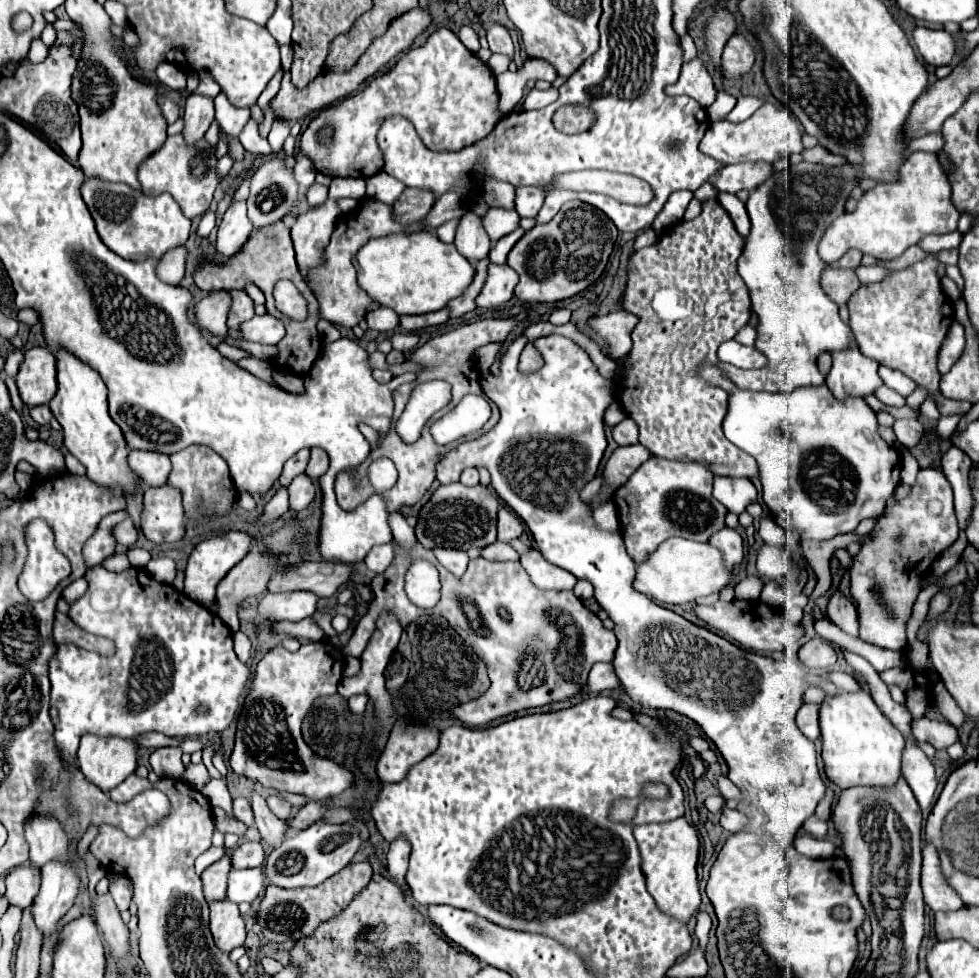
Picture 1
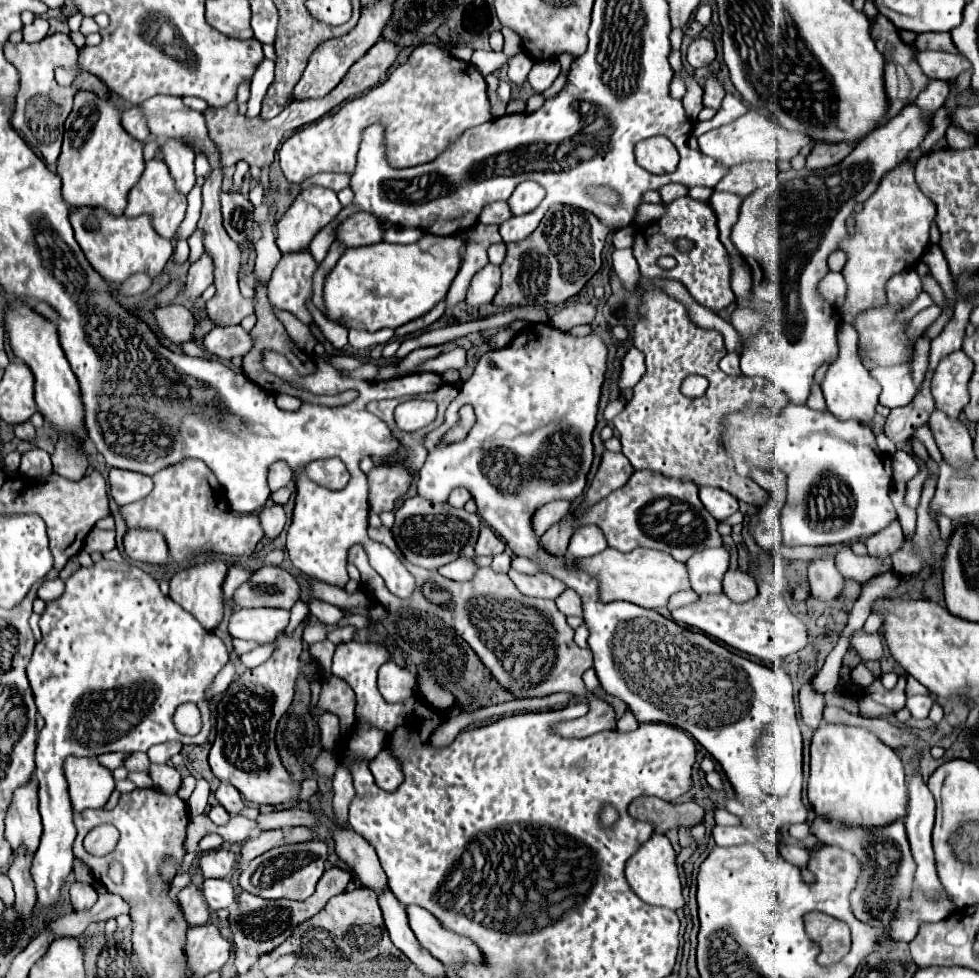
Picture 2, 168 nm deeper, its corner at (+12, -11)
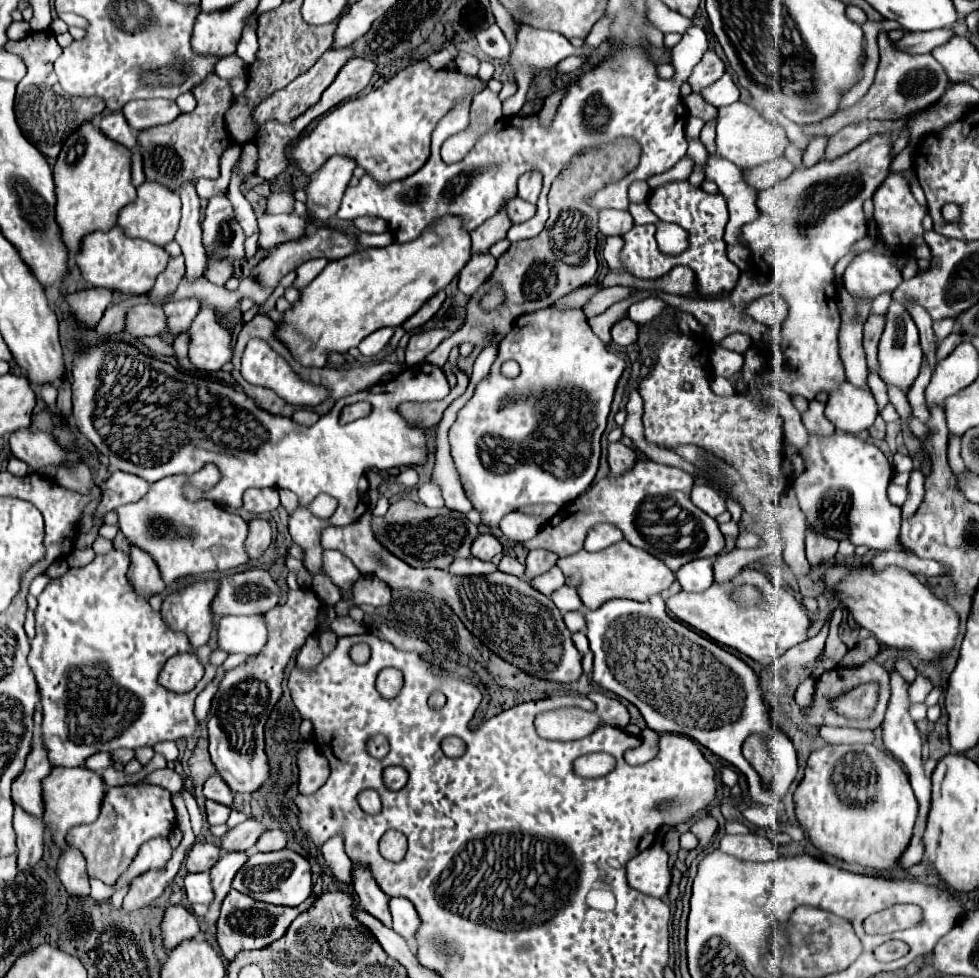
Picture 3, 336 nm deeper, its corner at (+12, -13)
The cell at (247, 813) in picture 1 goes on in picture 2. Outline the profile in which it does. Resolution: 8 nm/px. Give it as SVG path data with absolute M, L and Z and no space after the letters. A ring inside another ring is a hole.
M216 805L216 807L208 813L208 817L210 817L216 825L226 825L226 823L230 821L230 815L228 815L228 811L226 811L222 805Z

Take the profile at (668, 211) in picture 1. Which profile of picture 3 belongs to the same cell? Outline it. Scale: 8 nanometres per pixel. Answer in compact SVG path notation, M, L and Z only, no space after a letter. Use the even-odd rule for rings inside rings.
M636 181L636 183L630 185L630 189L628 189L628 199L630 199L632 203L644 203L644 201L648 199L648 195L650 195L650 187L648 187L646 181Z

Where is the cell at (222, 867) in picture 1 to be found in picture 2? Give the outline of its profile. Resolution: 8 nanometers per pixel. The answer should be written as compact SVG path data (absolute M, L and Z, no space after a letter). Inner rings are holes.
M190 883L188 887L184 887L178 895L176 895L184 915L186 915L186 921L188 925L204 925L208 923L210 919L210 913L208 913L208 905L206 901L202 901L202 889L194 883Z

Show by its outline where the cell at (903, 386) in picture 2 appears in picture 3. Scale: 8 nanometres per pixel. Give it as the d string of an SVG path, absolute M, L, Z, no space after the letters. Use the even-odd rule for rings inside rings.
M894 299L884 317L886 317L886 327L884 327L884 333L880 339L880 347L878 347L880 377L884 379L884 383L892 383L892 385L900 387L902 391L906 391L918 377L920 363L922 363L922 347L918 341L918 327L912 321L906 307Z

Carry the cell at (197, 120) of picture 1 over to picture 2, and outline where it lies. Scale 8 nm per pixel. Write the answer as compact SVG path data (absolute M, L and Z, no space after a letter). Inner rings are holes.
M166 139L162 143L162 155L176 181L176 189L188 195L190 189L196 185L194 151L180 139Z

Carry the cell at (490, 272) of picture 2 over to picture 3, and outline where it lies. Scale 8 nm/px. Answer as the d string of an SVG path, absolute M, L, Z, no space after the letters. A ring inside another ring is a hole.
M490 253L472 255L458 275L458 289L470 297L490 277L494 267L496 267L496 259Z

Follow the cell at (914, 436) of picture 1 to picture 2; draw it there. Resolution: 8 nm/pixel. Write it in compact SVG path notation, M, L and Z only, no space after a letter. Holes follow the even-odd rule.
M924 383L922 389L906 407L896 407L890 411L884 425L884 433L896 445L906 443L918 427L928 423L928 417L932 411L934 411L934 399L930 395L928 383Z

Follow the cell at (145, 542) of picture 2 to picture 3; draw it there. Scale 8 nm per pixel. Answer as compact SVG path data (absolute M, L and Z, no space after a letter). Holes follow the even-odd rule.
M132 547L132 551L130 551L128 579L134 587L134 591L138 595L142 595L144 599L150 599L154 595L162 595L166 591L166 585L160 577L160 571L158 571L154 559L138 547Z

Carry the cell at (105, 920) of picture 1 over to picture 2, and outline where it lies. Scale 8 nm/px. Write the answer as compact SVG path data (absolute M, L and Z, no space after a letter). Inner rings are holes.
M74 883L70 887L70 899L72 899L72 907L76 911L88 911L96 899L98 899L98 893L94 891L92 885L82 885L82 883Z

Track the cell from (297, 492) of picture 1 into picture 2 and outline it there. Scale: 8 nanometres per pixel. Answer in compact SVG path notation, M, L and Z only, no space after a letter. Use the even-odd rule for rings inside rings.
M270 505L260 511L262 529L264 529L266 537L270 537L270 539L276 539L282 533L286 521L288 521L288 517L286 517L286 511L282 505Z

